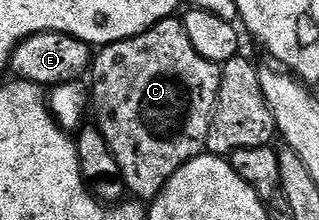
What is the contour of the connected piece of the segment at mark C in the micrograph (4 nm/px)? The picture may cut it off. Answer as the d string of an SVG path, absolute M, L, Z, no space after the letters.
M177 16L165 17L160 23L156 23L148 31L144 31L140 35L130 37L127 41L117 41L111 45L103 45L97 50L96 56L92 61L92 78L94 77L94 93L92 89L92 113L98 116L96 128L102 132L103 138L106 140L111 155L119 165L122 173L125 188L135 193L143 202L149 203L158 196L158 192L168 183L168 179L172 179L172 175L176 175L176 171L184 163L188 163L192 158L199 156L203 152L204 142L210 125L214 122L214 109L218 106L218 92L220 91L220 83L222 82L222 70L219 66L213 65L208 59L204 59L192 47L192 41L188 39L188 33L184 31L181 20Z

